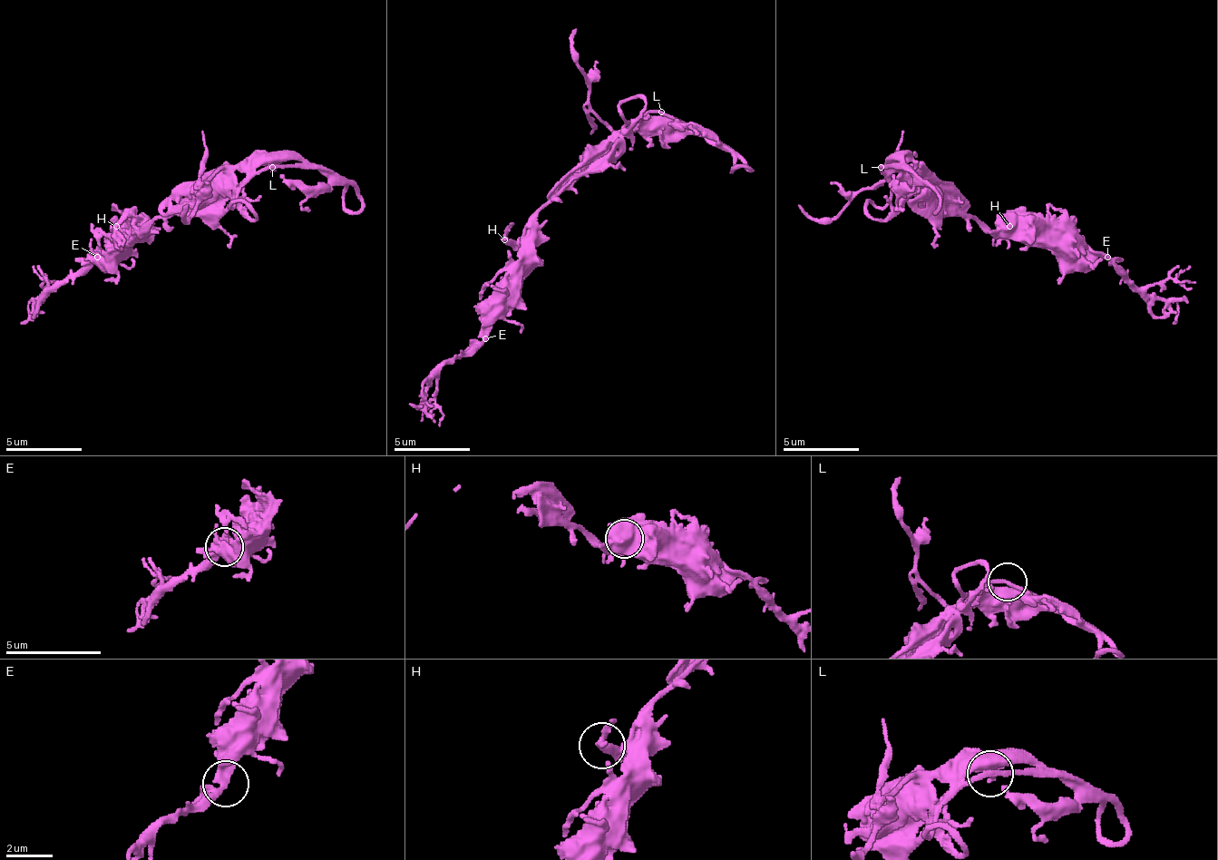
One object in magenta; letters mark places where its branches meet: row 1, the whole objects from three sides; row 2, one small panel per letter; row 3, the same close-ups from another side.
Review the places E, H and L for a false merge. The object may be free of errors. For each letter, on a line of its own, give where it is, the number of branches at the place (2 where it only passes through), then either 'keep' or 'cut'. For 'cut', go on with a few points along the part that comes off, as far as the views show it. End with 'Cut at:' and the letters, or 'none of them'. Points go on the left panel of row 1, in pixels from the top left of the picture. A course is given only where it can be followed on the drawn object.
E: place (97, 257); branches 2; keep
H: place (116, 226); branches 3; keep
L: place (272, 167); branches 3; keep
Cut at: none of them

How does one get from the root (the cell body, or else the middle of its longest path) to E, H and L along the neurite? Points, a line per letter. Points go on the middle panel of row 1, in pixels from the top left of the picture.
E: (546, 205), (531, 220), (531, 270), (523, 278), (520, 297), (493, 323), (485, 338)
H: (546, 205), (531, 220), (531, 229), (520, 239), (504, 239)
L: (546, 205), (618, 133), (622, 133), (633, 122), (641, 122), (652, 111), (660, 111)

